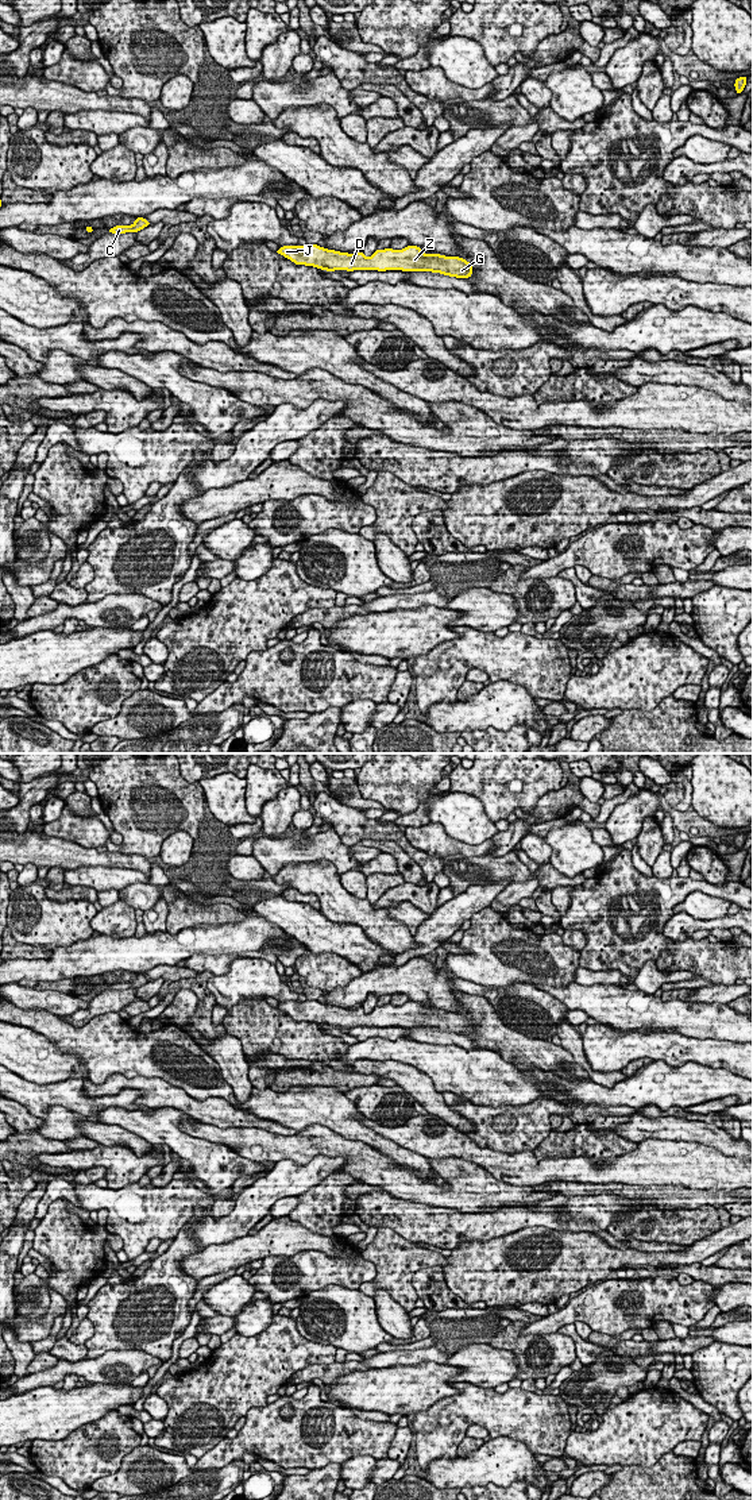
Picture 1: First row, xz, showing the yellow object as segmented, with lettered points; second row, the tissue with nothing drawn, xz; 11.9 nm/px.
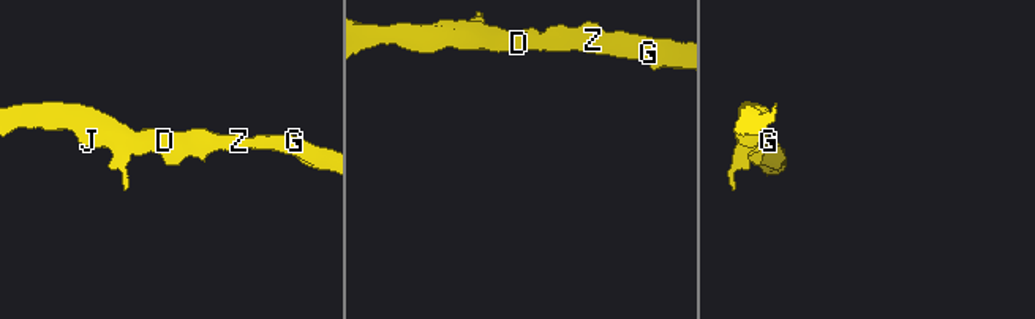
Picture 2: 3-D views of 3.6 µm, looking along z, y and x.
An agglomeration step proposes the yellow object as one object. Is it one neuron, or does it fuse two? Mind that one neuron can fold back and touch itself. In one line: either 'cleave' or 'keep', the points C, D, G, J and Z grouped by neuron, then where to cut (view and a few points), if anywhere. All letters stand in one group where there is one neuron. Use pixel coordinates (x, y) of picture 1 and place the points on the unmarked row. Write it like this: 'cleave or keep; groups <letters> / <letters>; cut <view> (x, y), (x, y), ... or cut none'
keep; groups C D G J Z; cut none

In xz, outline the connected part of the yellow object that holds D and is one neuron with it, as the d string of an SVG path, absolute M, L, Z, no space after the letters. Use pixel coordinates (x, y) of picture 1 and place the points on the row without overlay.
M318 1000L282 1002L277 1007L293 1019L313 1022L320 1026L402 1026L402 1027L432 1027L449 1033L466 1034L472 1032L472 1021L460 1013L445 1013L440 1010L425 1010L418 1002L409 1000L402 1006L375 1006L368 1014L363 1007L356 1010L340 1009L320 1003Z

